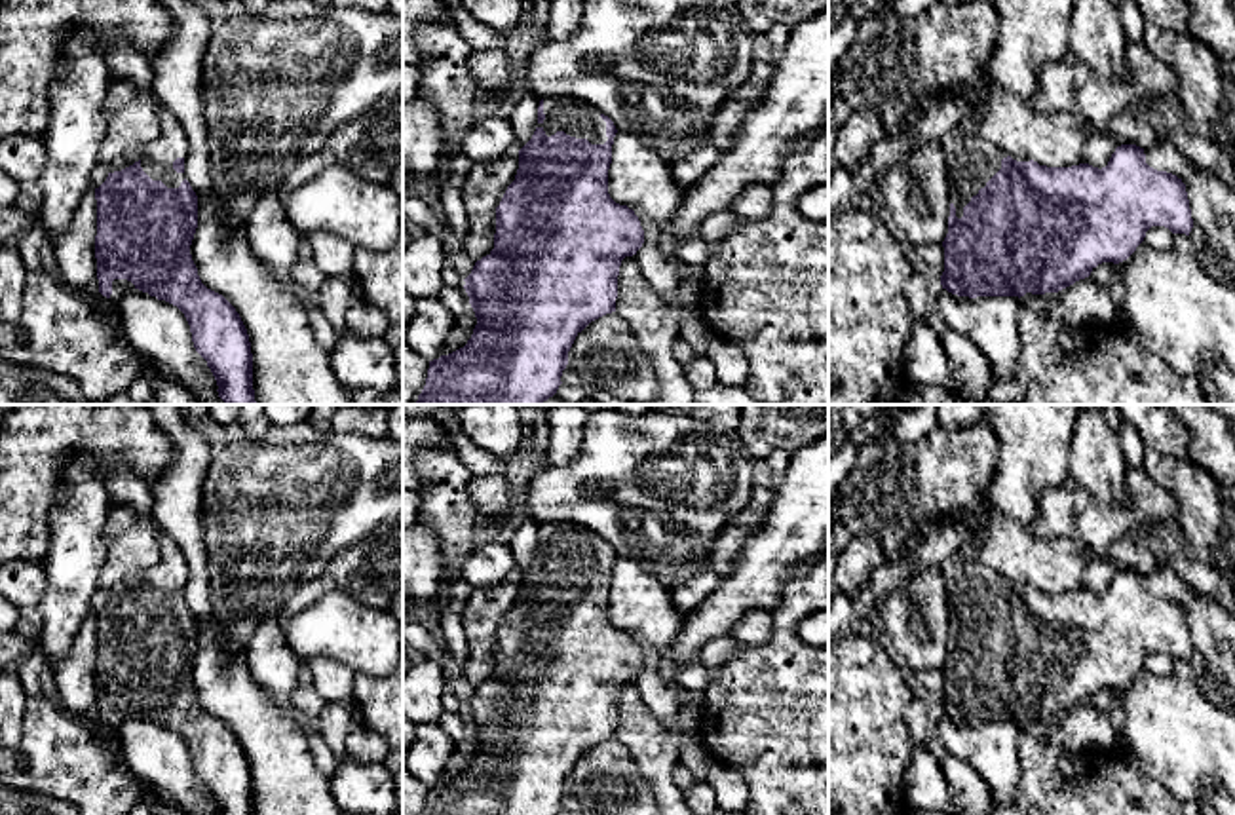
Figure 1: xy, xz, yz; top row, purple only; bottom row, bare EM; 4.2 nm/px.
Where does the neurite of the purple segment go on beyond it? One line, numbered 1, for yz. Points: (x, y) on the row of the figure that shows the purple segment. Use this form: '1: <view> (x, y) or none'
1: yz (971, 162)

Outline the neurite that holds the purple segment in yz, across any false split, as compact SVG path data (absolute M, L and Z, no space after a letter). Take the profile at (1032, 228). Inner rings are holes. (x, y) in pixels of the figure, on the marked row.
M973 101L963 118L939 142L948 165L950 194L948 234L942 241L944 272L940 275L940 285L948 293L969 298L1058 293L1089 277L1102 262L1127 260L1151 226L1189 236L1193 218L1186 184L1172 173L1150 167L1144 148L1121 144L1102 169L1089 163L1047 167L1034 160L1016 161L998 144L978 137L977 127L982 112L984 101Z

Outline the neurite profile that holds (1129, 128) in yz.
M1127 112L1119 114L1102 135L1115 137L1123 144L1146 148L1157 141L1159 131L1155 120Z

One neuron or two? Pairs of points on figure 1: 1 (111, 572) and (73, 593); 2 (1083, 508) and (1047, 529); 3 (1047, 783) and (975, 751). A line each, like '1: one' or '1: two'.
1: two
2: one
3: two

